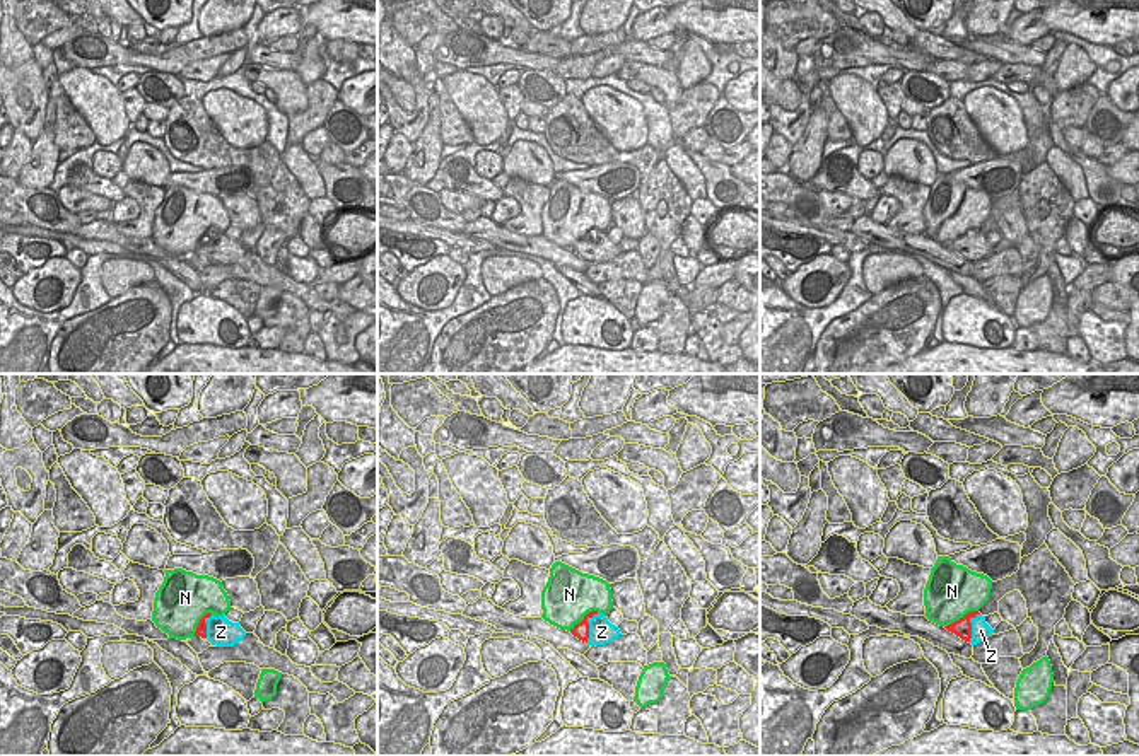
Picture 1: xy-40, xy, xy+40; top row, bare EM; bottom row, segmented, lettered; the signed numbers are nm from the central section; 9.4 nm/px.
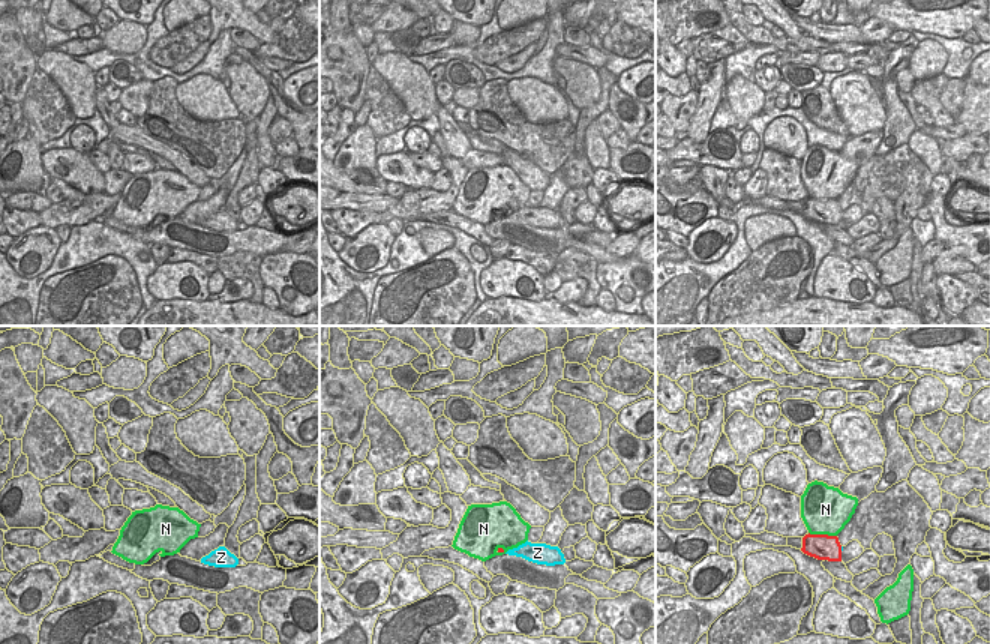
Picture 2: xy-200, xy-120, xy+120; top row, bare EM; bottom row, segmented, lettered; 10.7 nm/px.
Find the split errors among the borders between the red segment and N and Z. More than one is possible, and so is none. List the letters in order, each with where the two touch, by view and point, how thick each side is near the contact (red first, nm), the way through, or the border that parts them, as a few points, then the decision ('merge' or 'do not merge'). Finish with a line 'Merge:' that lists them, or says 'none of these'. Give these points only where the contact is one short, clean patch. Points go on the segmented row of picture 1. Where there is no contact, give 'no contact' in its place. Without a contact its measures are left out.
N: xy+40 (960, 618) | 170/480 nm | do not merge
Z: xy (588, 627) | 160/240 nm | across xy (581, 630), (588, 627), (601, 632) | merge
Merge: Z

